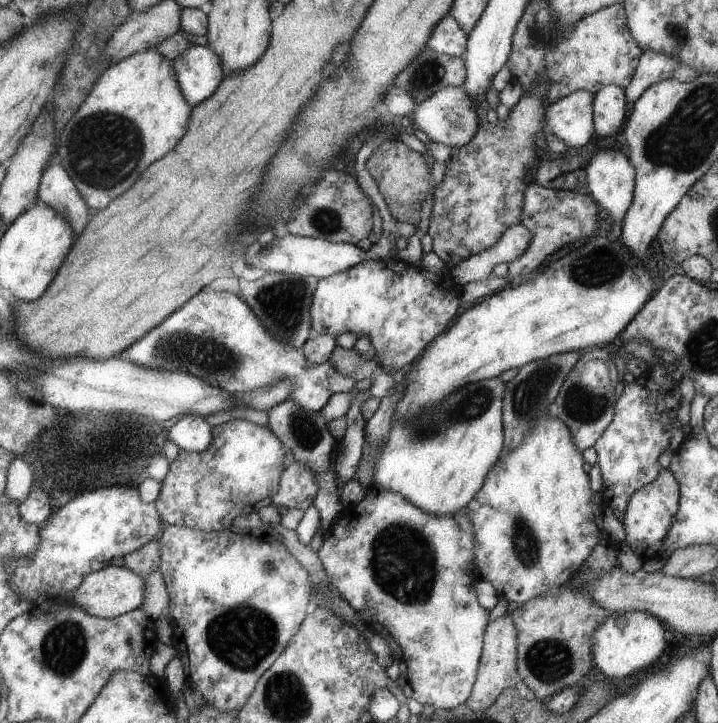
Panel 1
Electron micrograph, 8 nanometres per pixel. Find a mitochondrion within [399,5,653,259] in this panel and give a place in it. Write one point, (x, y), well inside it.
(428, 73)

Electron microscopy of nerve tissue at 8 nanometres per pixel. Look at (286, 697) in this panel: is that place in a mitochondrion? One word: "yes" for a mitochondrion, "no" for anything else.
yes

